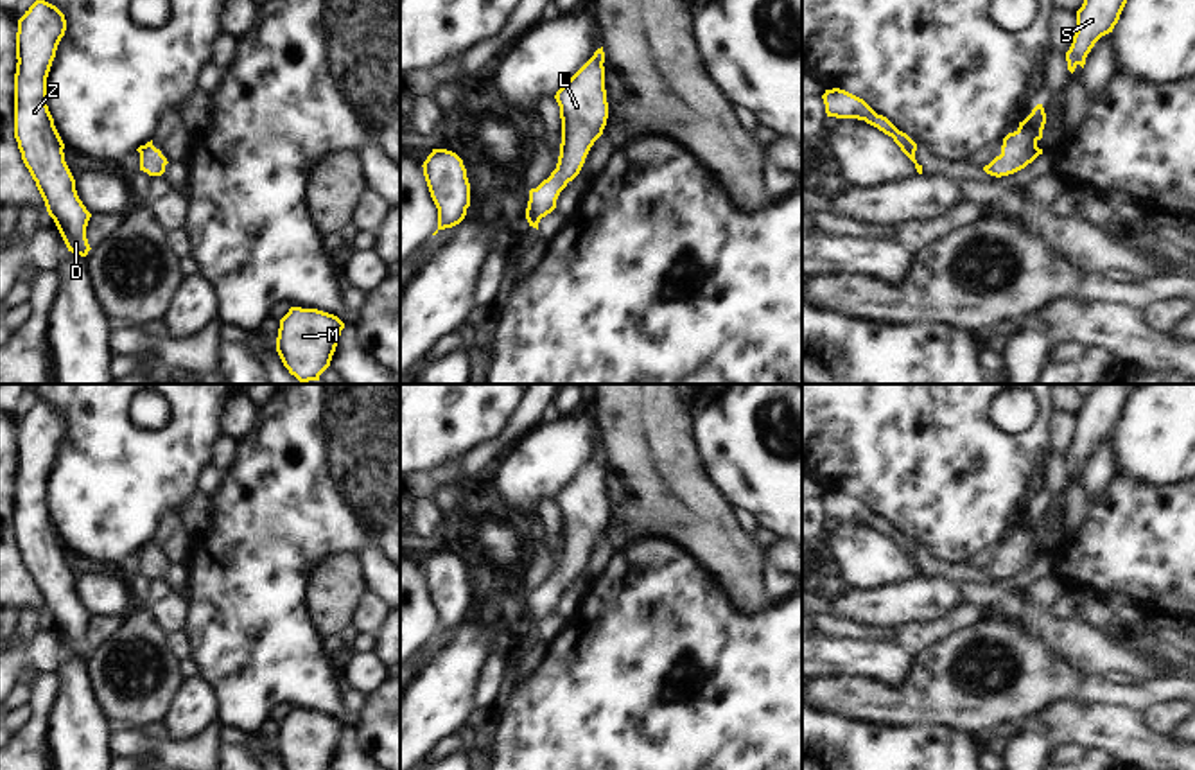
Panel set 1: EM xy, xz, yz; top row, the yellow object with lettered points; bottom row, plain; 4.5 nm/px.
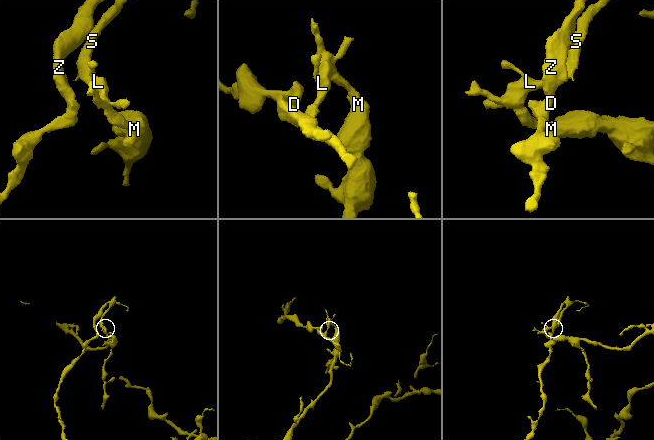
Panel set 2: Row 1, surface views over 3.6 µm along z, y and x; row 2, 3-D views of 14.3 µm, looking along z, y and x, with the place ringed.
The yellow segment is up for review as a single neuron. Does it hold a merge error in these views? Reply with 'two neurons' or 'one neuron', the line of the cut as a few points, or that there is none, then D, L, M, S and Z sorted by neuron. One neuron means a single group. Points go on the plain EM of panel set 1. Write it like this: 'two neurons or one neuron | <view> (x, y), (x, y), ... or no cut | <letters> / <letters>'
one neuron | no cut | D L M S Z

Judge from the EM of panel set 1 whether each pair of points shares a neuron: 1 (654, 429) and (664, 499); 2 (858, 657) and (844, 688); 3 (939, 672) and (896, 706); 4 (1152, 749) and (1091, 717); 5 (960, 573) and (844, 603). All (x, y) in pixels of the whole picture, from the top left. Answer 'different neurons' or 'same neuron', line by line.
1: same neuron
2: different neurons
3: same neuron
4: same neuron
5: different neurons

